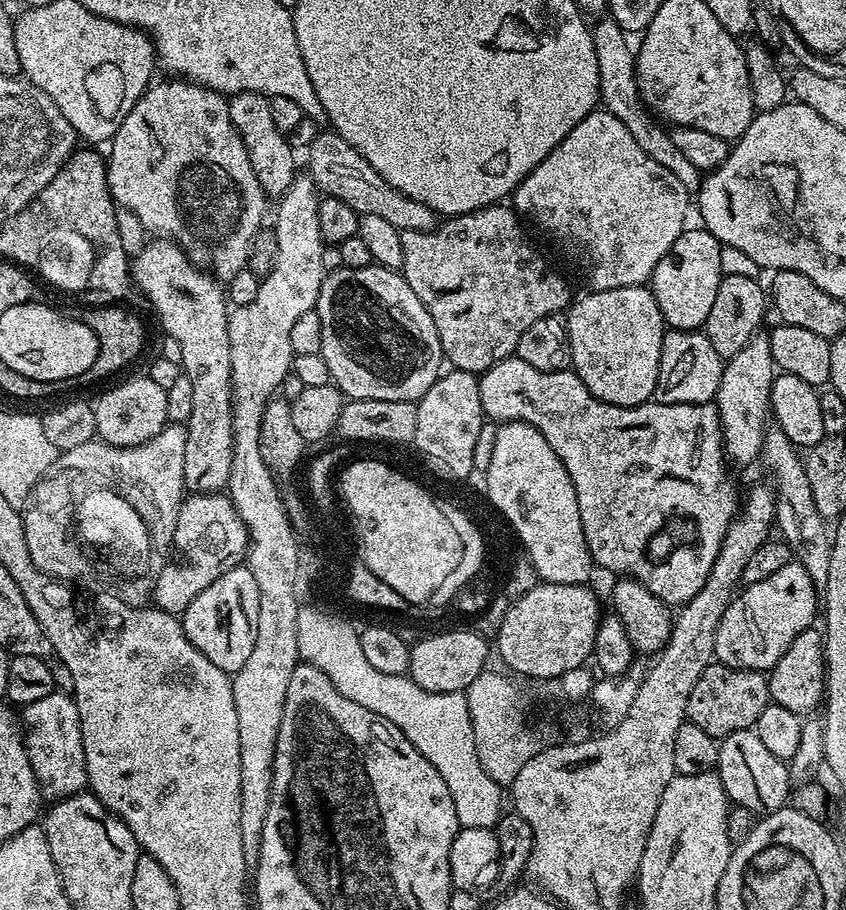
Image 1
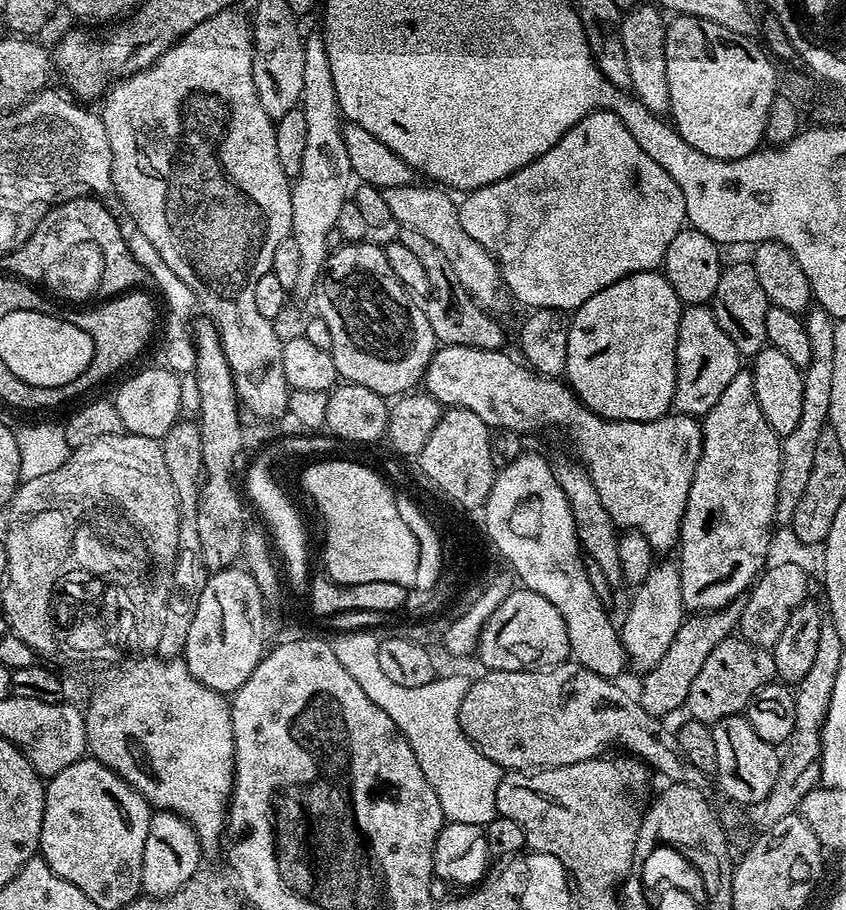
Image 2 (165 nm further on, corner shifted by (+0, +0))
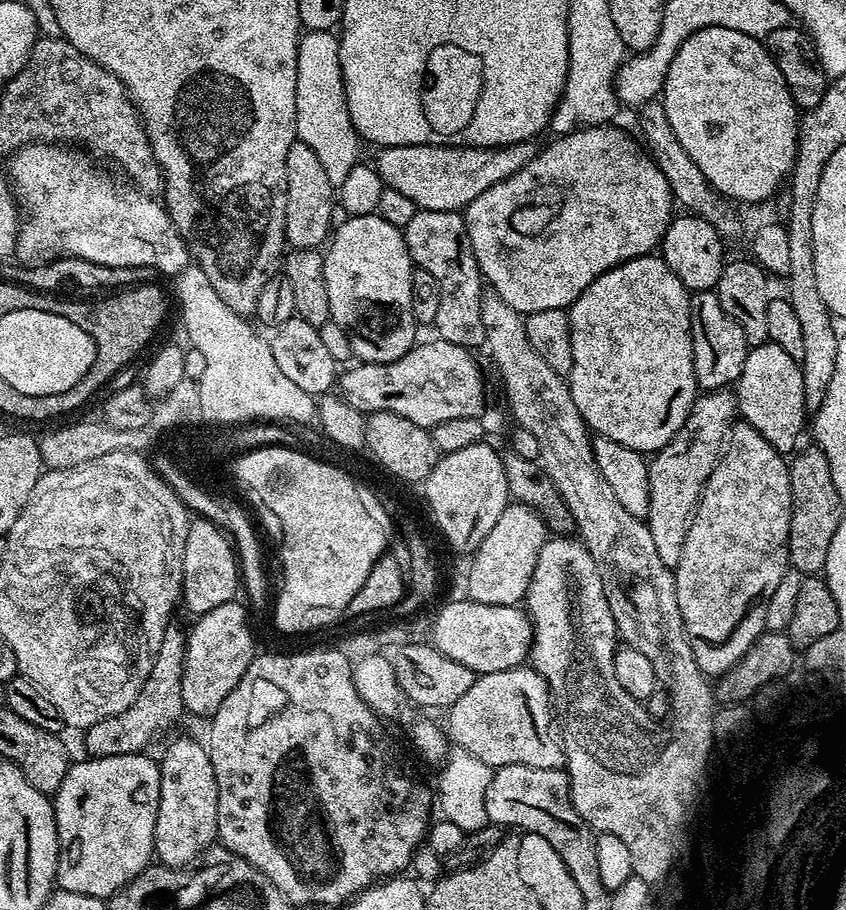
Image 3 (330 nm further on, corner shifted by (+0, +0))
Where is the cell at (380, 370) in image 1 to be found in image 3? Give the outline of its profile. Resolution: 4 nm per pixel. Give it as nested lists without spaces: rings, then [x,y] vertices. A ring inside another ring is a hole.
[[[375,214],[366,216],[349,216],[346,222],[334,228],[330,239],[327,241],[326,249],[327,248],[328,252],[325,251],[323,257],[324,273],[326,274],[326,298],[330,298],[330,318],[334,322],[338,322],[338,326],[342,326],[342,330],[348,332],[353,357],[360,362],[388,364],[394,362],[396,359],[402,358],[402,356],[406,354],[418,340],[418,337],[416,337],[418,325],[414,318],[414,314],[412,313],[412,303],[410,302],[410,278],[412,277],[412,269],[414,265],[410,258],[410,254],[408,253],[406,242],[404,241],[403,231],[394,226],[390,226],[390,222],[386,222],[386,218],[382,218]]]

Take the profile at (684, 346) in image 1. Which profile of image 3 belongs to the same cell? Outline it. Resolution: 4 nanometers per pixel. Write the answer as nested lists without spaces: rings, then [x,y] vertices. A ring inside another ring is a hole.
[[[715,291],[693,292],[690,302],[690,326],[692,327],[692,353],[694,354],[694,374],[697,385],[704,390],[724,390],[735,385],[736,380],[742,374],[742,366],[746,362],[746,354],[749,350],[746,334],[742,334],[742,326],[722,310]]]

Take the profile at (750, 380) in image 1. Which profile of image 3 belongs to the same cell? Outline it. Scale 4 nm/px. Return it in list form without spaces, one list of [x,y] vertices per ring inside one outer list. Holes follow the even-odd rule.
[[[743,422],[733,423],[724,445],[724,451],[720,454],[720,461],[714,466],[712,473],[708,475],[707,482],[696,503],[696,511],[692,513],[692,520],[688,523],[686,542],[682,546],[682,558],[674,565],[676,578],[676,593],[678,594],[678,614],[682,614],[682,626],[688,635],[690,650],[694,654],[694,662],[700,667],[701,672],[709,678],[719,678],[723,672],[730,670],[746,654],[746,650],[756,641],[756,637],[766,628],[766,616],[761,605],[765,603],[766,597],[774,586],[789,571],[788,563],[788,535],[790,534],[790,514],[792,513],[792,491],[790,490],[790,474],[788,473],[789,461],[754,426]]]

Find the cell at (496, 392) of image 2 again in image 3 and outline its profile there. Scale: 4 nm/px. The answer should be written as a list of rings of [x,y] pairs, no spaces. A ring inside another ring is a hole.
[[[439,338],[418,342],[394,362],[360,362],[338,380],[341,396],[365,414],[390,412],[431,429],[451,418],[478,418],[484,408],[484,380],[471,351]]]

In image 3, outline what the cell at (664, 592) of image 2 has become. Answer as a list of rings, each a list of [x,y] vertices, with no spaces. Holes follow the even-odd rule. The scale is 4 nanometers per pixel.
[[[708,390],[697,395],[678,434],[674,434],[672,441],[662,446],[648,460],[650,506],[646,523],[650,538],[654,538],[654,550],[658,550],[658,558],[662,558],[662,562],[670,566],[676,565],[678,558],[682,558],[688,523],[692,520],[692,513],[696,511],[696,503],[700,500],[708,475],[720,461],[720,454],[724,451],[726,437],[737,412],[736,397],[731,391]]]

